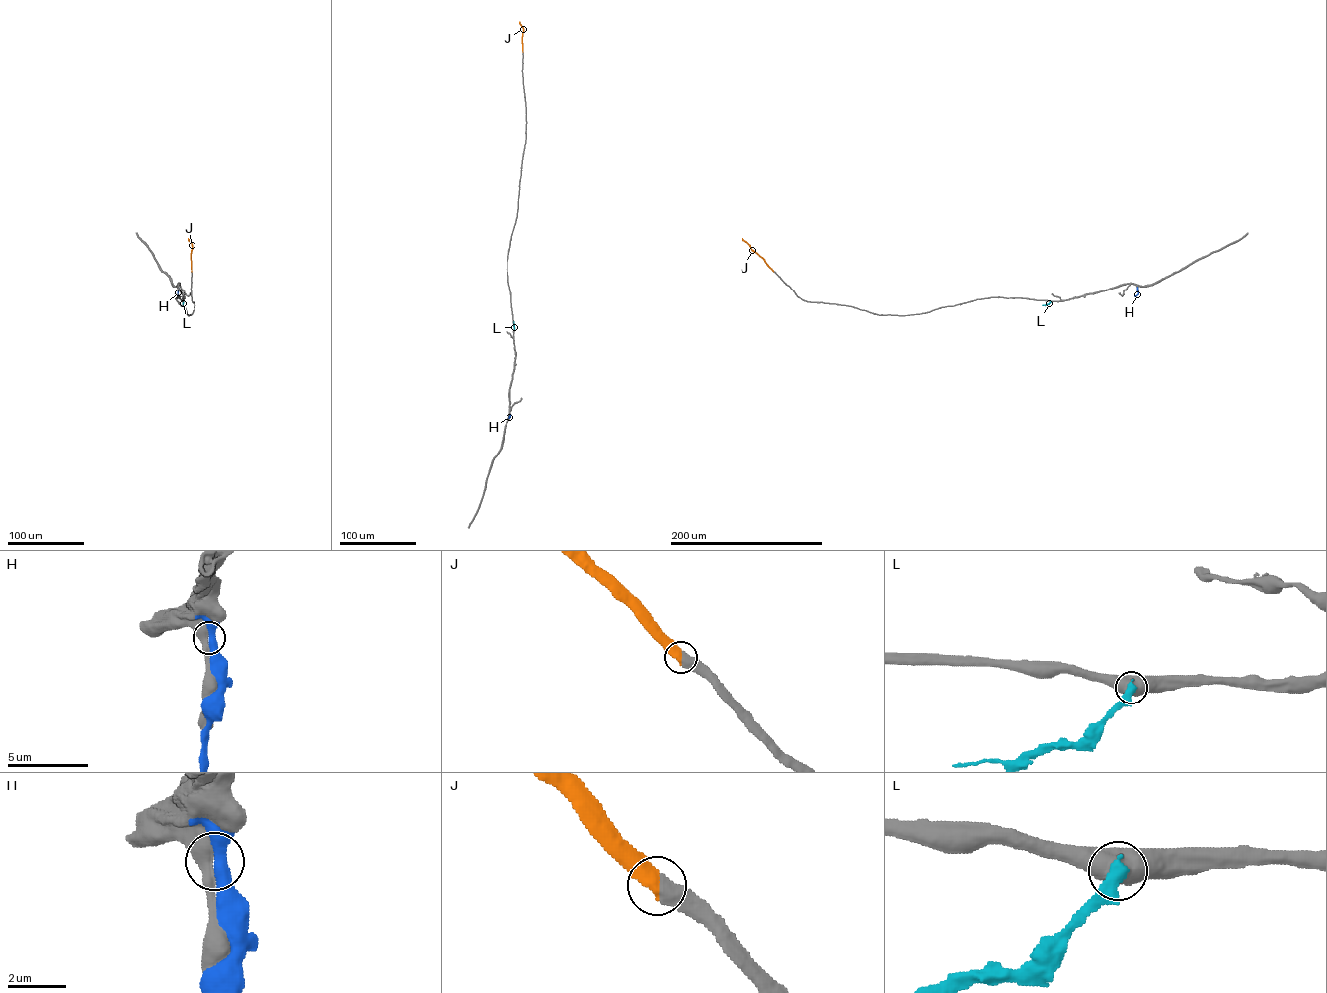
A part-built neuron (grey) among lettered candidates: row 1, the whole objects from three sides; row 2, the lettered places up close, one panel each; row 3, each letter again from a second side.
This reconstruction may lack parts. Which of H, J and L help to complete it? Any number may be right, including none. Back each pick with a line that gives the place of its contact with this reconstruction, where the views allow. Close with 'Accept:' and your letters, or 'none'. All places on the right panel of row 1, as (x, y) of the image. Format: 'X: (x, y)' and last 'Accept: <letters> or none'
J: (773, 271)
Accept: J

